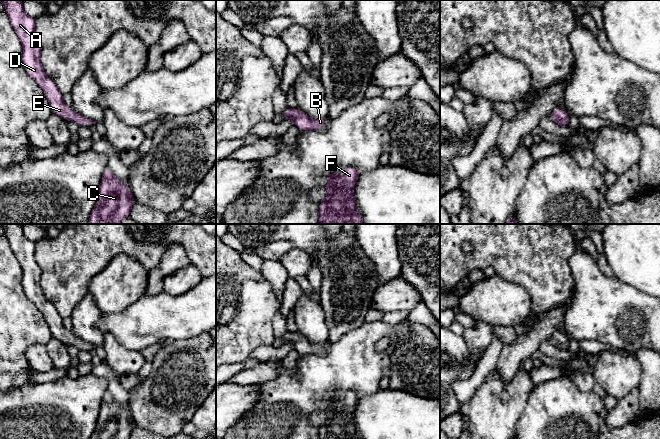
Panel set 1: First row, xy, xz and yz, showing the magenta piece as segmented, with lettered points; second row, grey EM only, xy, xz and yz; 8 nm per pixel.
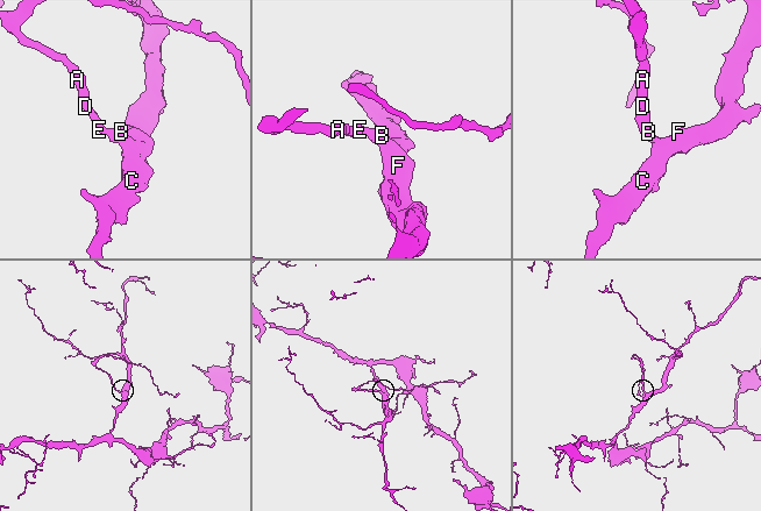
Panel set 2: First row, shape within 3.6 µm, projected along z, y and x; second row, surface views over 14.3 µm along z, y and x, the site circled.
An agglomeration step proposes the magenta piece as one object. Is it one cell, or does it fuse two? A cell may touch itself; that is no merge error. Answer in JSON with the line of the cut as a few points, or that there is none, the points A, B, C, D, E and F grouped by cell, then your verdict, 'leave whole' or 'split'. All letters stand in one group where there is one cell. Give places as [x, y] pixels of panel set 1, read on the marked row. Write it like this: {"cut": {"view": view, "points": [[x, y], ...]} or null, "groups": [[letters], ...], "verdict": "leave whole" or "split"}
{"cut": null, "groups": [["A", "B", "C", "D", "E", "F"]], "verdict": "leave whole"}

